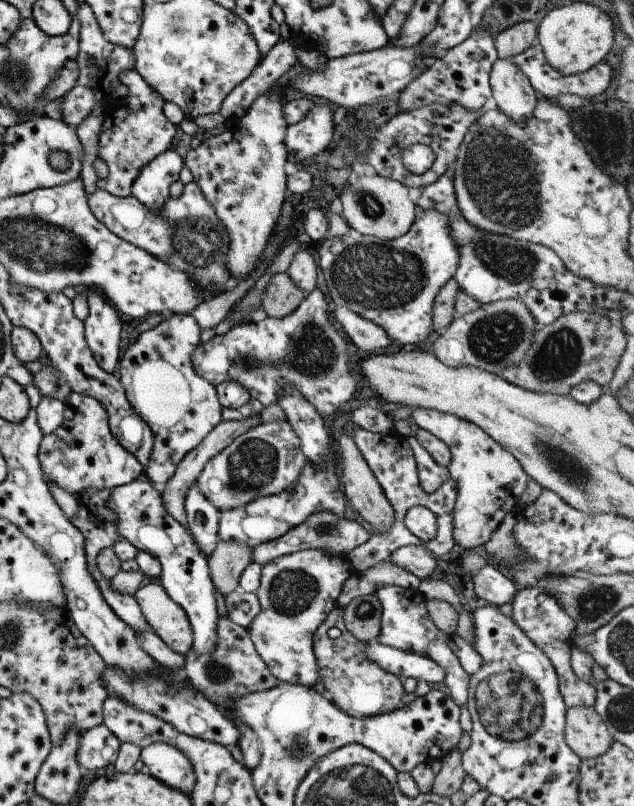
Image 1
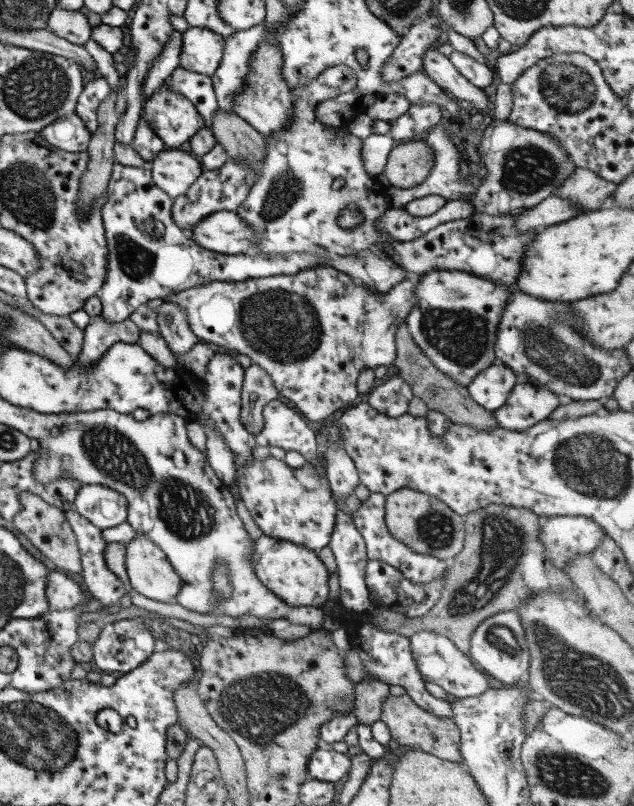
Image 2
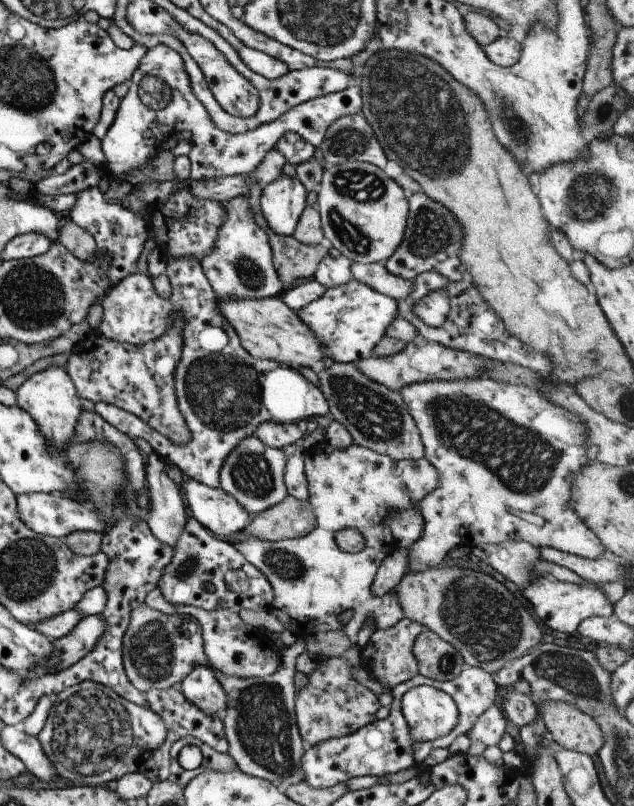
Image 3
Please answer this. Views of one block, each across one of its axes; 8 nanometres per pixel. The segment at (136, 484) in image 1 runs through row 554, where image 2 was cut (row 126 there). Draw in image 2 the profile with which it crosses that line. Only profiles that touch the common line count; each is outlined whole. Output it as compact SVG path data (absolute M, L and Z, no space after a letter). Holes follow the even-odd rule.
M168 78L151 96L145 98L141 115L145 115L149 126L156 132L165 148L184 148L188 140L200 128L204 127L203 117L197 112L194 104L191 104L184 96L168 88Z

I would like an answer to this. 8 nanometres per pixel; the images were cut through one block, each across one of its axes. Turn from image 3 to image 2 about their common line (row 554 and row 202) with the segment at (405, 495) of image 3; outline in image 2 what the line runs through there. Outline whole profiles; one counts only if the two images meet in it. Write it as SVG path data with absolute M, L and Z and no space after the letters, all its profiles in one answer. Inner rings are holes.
M335 65L321 71L315 79L311 79L305 86L292 92L292 123L265 137L266 147L264 159L261 161L261 176L251 186L251 191L247 194L245 201L237 207L235 214L242 223L248 226L249 232L253 232L255 245L251 254L285 256L289 253L301 253L308 255L313 252L321 254L325 250L325 252L340 256L355 256L363 260L363 268L367 276L375 281L373 288L386 293L391 286L411 275L390 260L383 250L380 250L383 244L390 242L389 235L377 231L376 227L381 216L385 216L385 212L392 209L391 205L385 202L388 186L381 178L369 176L369 173L363 170L360 155L362 139L358 139L351 133L345 135L345 128L338 134L336 127L319 122L314 111L315 104L347 92L355 85L356 76L353 69L345 65ZM345 205L355 205L363 217L362 223L356 224L355 228L343 230L337 224L336 219L341 209L345 209Z

